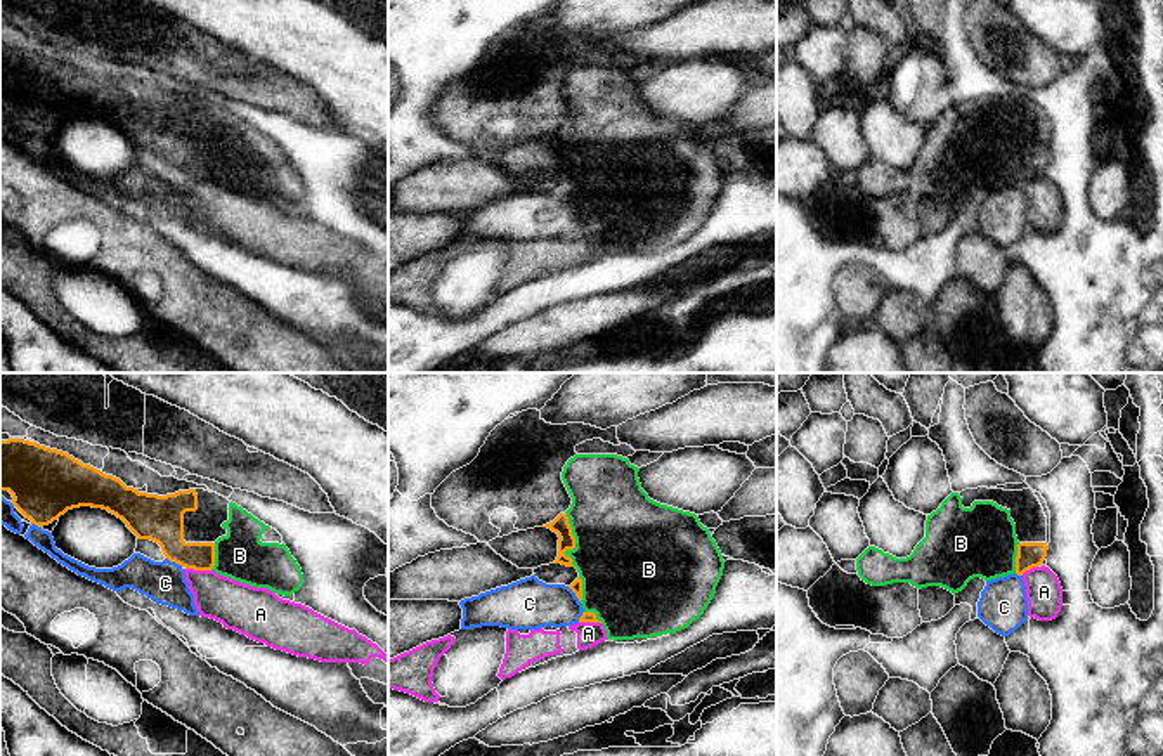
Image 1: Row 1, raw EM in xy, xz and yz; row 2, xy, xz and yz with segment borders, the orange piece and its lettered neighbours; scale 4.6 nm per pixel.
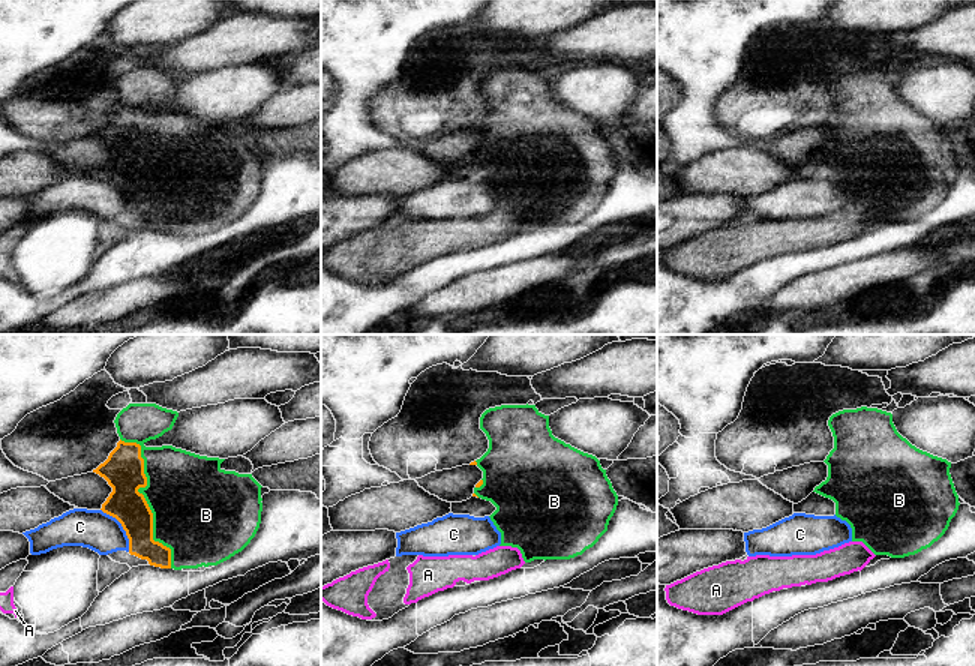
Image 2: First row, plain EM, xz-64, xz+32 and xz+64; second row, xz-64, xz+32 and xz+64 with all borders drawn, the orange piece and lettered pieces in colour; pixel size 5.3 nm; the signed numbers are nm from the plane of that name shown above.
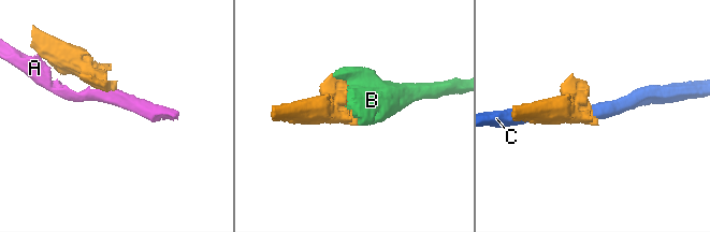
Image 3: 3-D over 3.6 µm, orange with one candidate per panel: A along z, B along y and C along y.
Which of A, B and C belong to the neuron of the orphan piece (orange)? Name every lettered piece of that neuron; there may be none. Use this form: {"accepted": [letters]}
{"accepted": ["B"]}

